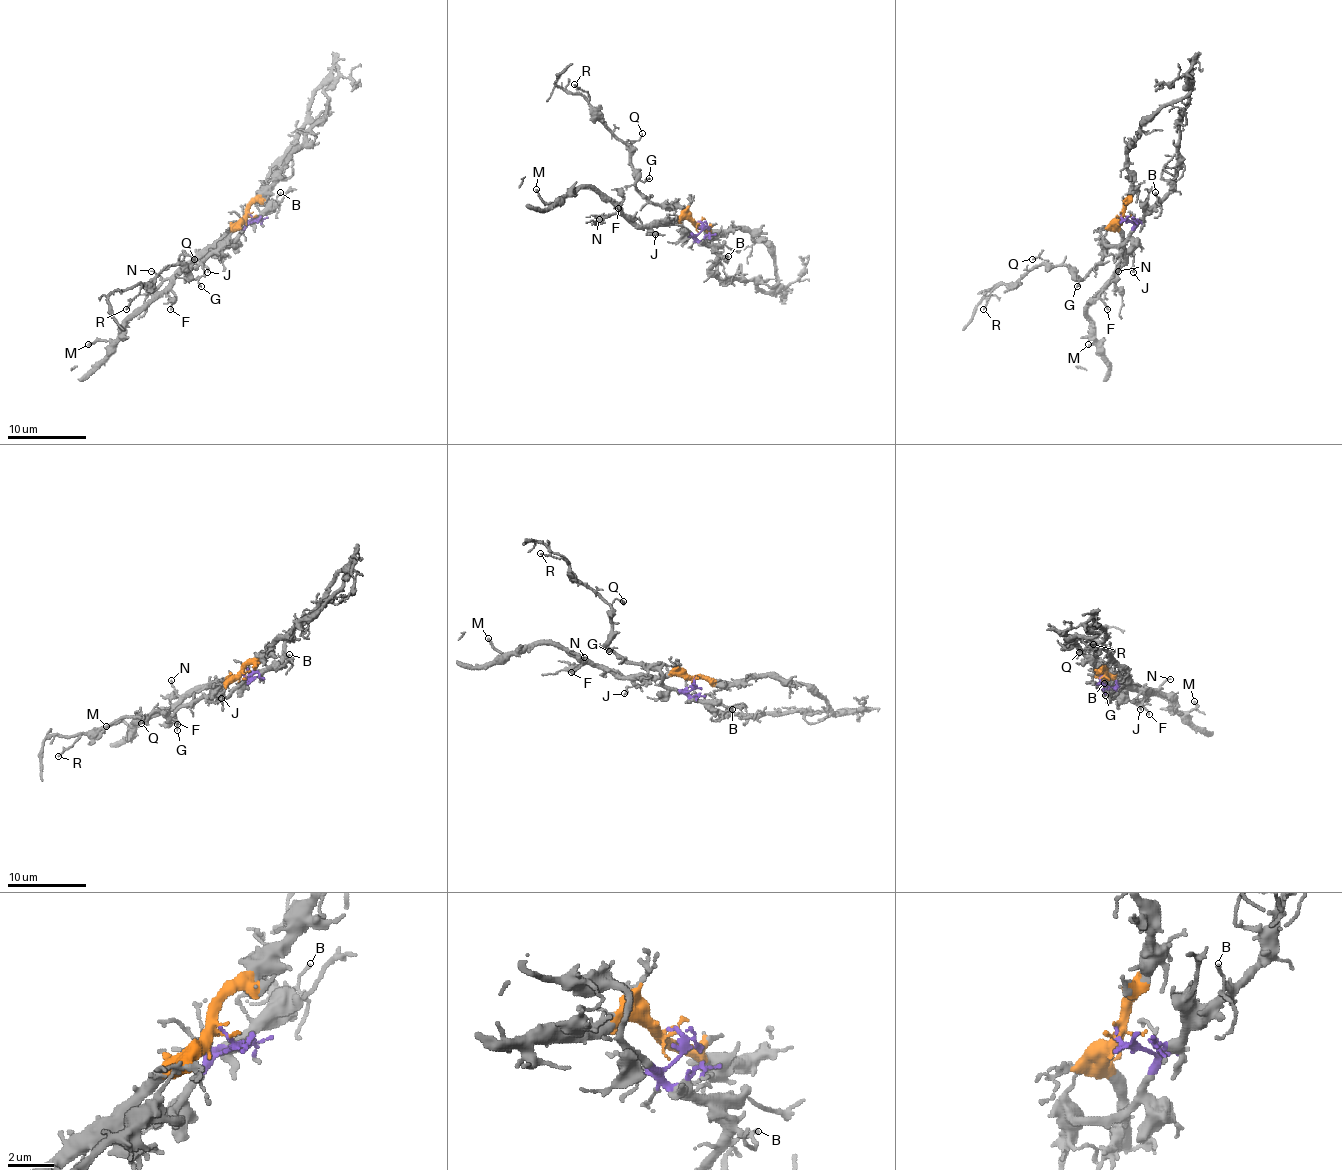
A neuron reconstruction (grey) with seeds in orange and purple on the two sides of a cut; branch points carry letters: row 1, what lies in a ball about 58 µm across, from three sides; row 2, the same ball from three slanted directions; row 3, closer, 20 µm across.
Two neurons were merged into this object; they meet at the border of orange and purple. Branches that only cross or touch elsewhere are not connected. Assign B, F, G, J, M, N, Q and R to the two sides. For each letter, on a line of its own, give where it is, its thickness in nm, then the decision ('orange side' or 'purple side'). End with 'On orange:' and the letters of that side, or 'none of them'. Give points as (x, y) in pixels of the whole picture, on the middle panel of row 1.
B: at (728, 256); 110 nm thick; purple side
F: at (618, 208); 110 nm thick; orange side
G: at (649, 178); 120 nm thick; purple side
J: at (655, 234); 150 nm thick; orange side
M: at (536, 189); 170 nm thick; orange side
N: at (599, 219); 90 nm thick; orange side
Q: at (642, 133); 90 nm thick; purple side
R: at (574, 84); 100 nm thick; purple side
On orange: F, J, M, N

